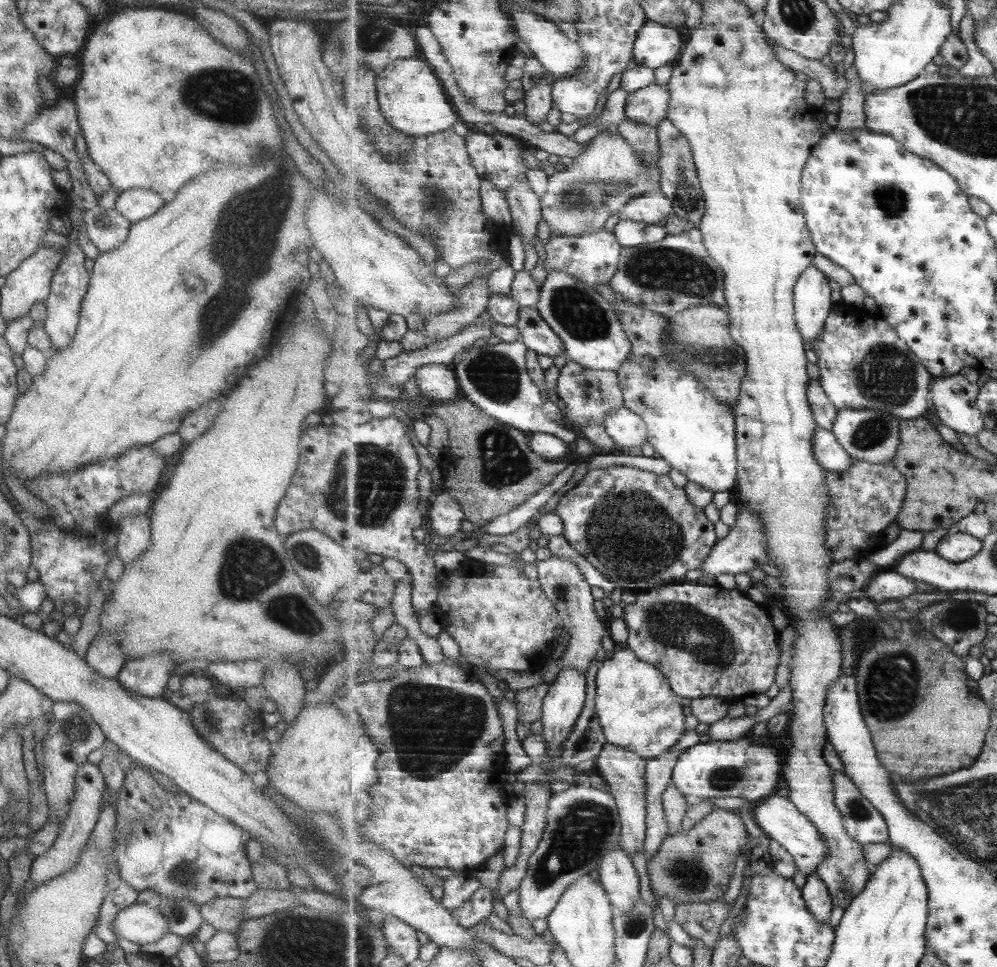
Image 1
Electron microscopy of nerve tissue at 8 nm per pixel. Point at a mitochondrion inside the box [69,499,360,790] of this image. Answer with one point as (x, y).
(251, 571)

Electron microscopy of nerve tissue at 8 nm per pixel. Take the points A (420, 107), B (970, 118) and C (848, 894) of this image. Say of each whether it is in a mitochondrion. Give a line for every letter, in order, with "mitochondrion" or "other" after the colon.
A: other
B: mitochondrion
C: other

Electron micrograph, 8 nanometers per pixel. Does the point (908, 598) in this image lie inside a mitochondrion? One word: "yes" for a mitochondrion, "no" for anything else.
no

